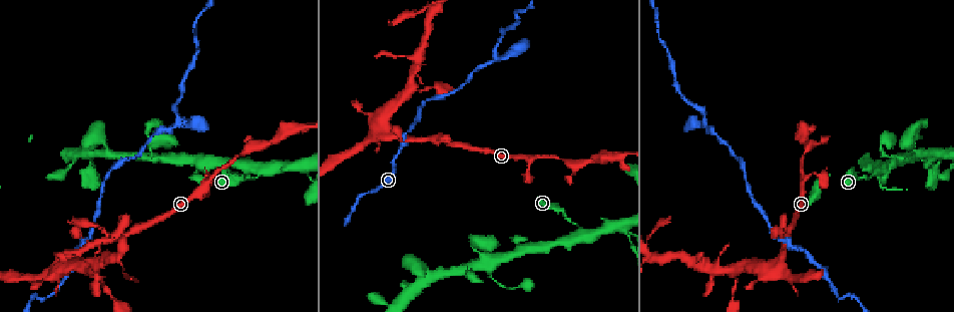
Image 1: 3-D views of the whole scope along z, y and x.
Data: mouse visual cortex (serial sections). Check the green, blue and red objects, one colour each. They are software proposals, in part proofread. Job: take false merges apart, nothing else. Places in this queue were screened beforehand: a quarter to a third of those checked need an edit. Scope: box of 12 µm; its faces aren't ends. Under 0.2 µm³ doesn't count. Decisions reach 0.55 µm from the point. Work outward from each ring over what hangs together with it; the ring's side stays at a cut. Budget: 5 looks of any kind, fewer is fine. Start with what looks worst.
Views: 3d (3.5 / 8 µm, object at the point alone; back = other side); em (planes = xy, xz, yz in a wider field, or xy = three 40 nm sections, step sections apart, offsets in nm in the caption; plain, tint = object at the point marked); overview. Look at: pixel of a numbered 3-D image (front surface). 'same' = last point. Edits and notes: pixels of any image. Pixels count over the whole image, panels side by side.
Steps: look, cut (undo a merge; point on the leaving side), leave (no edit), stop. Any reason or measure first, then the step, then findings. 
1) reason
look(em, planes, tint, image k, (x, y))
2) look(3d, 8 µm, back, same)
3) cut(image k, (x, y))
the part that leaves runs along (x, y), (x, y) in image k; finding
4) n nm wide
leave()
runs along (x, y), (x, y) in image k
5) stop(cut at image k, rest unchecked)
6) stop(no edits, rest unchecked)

sharp bend
look(3d, 3.5 µm, image 1, (177, 121))

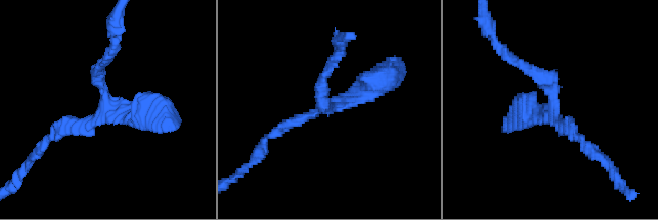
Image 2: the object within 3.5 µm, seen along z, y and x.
now the EM
look(em, planes, tint, image 2, (325, 109))

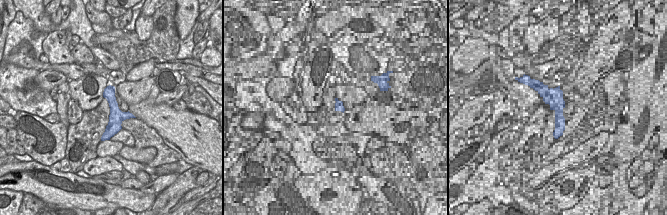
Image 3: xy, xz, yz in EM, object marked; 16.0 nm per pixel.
leave()
runs along (111, 88), (114, 126), (104, 137) in image 3; continuous, no second cell

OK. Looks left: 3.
sharp bend
look(3d, 8 µm, image 1, (776, 262))

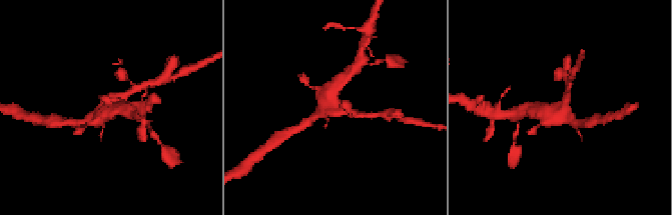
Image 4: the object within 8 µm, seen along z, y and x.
shape alone is not enough
look(em, xy, step 1, tint, image 4, (338, 108))

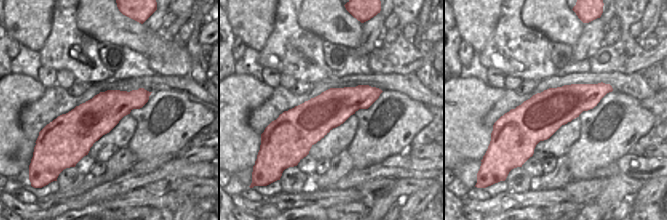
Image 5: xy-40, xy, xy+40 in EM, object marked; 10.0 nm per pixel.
leave()
runs along (360, 114), (332, 103), (339, 83) in image 4; continuous, no second cell

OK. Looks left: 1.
stop(no edits, rest unchecked)

